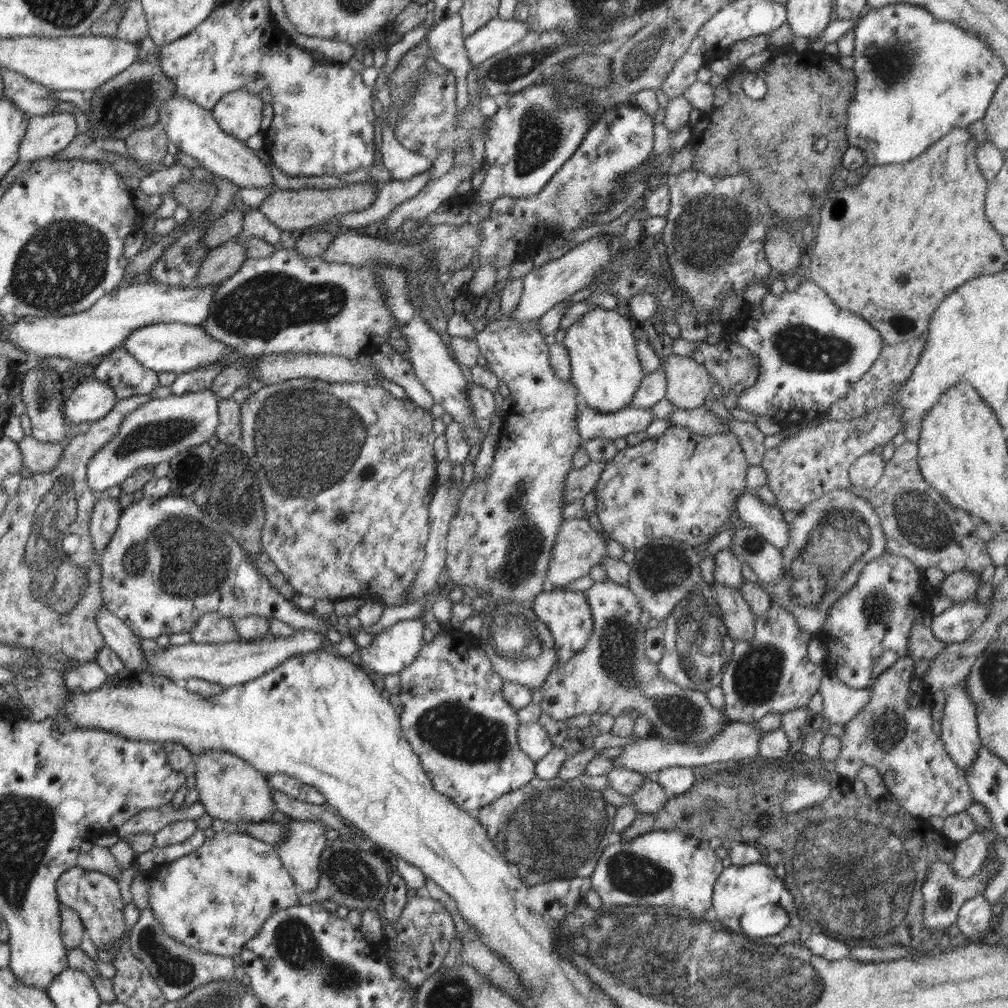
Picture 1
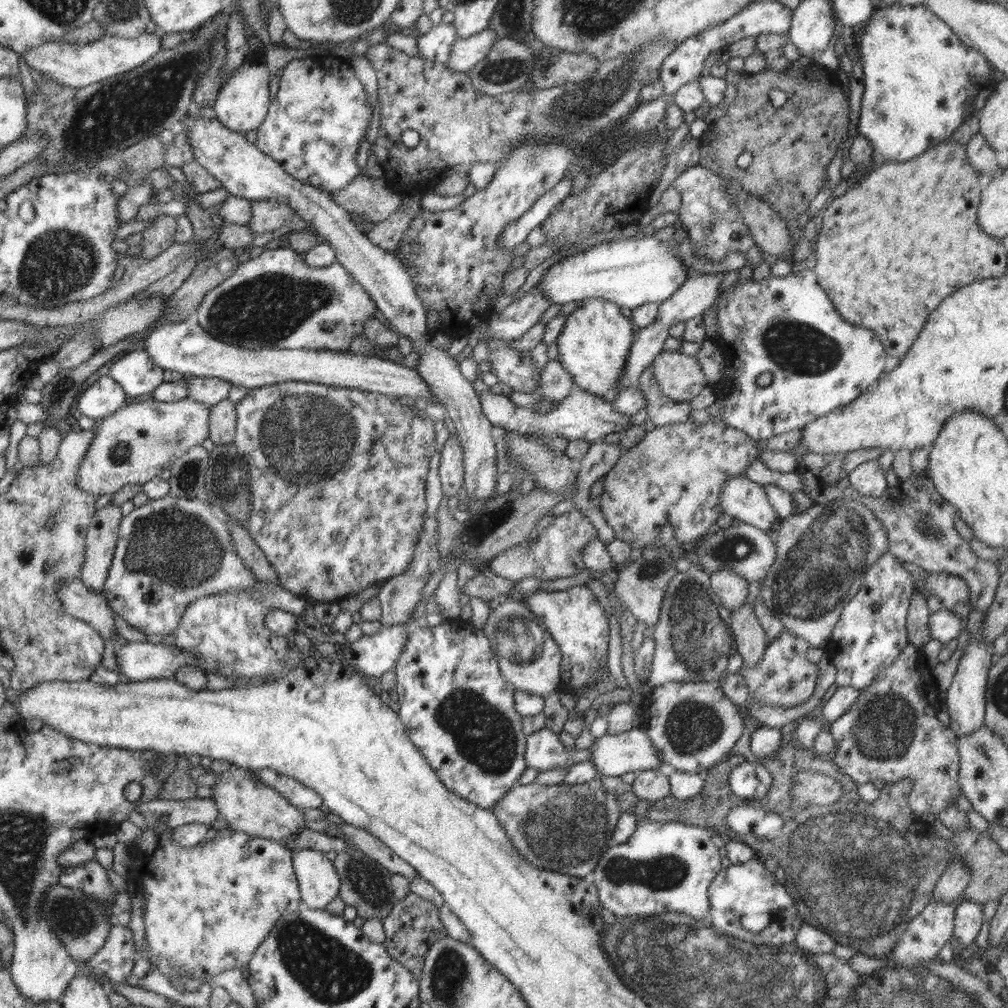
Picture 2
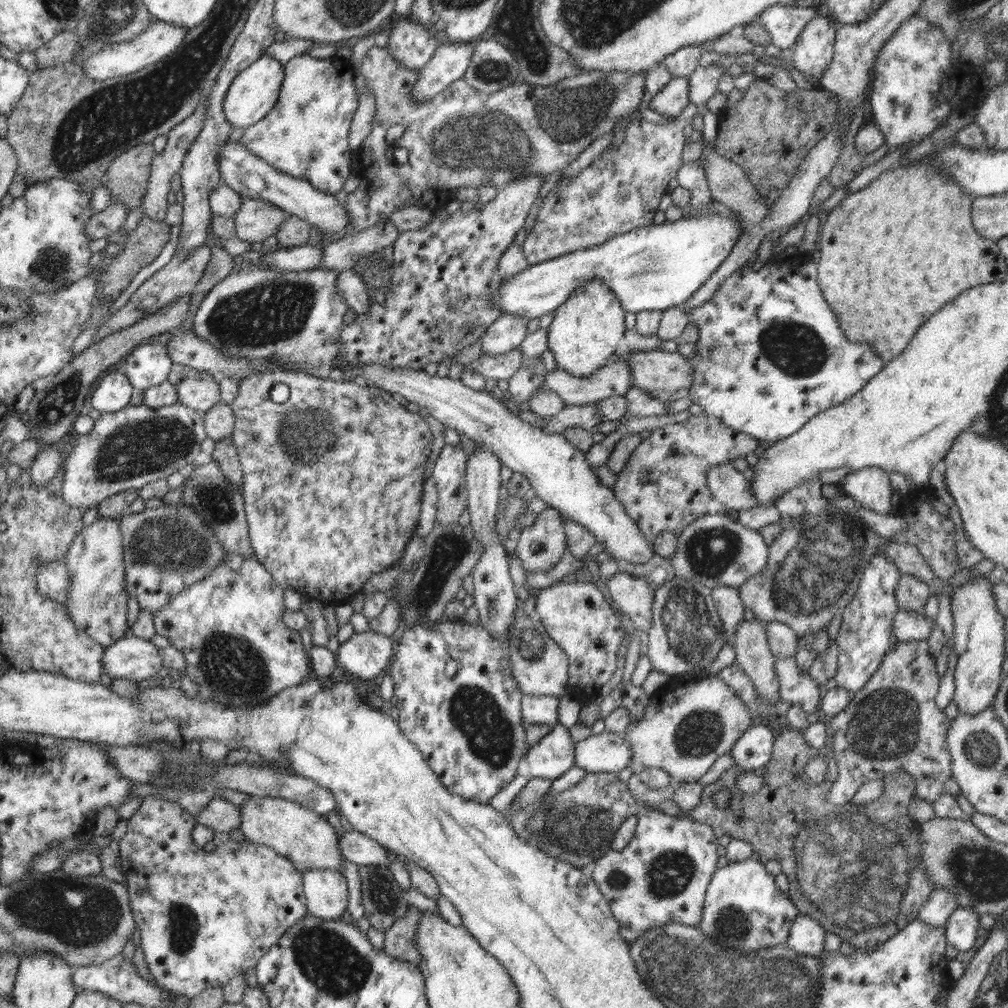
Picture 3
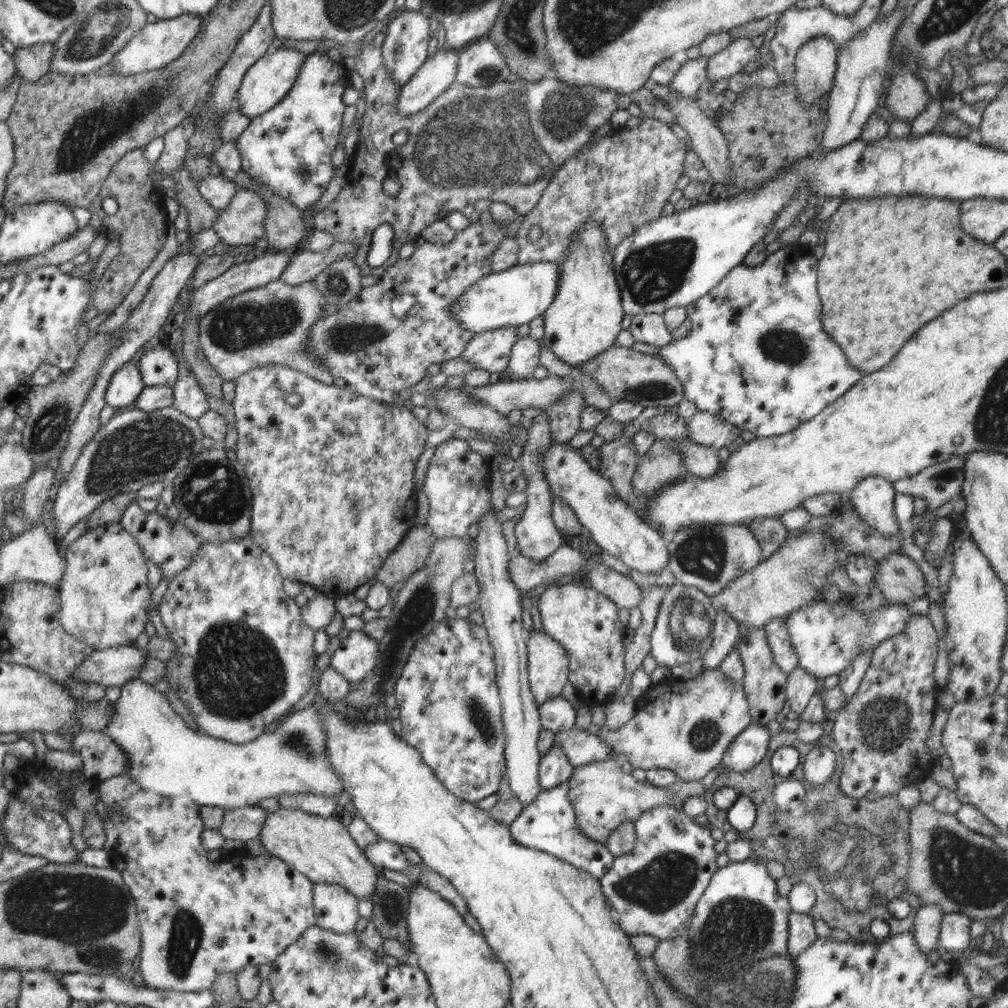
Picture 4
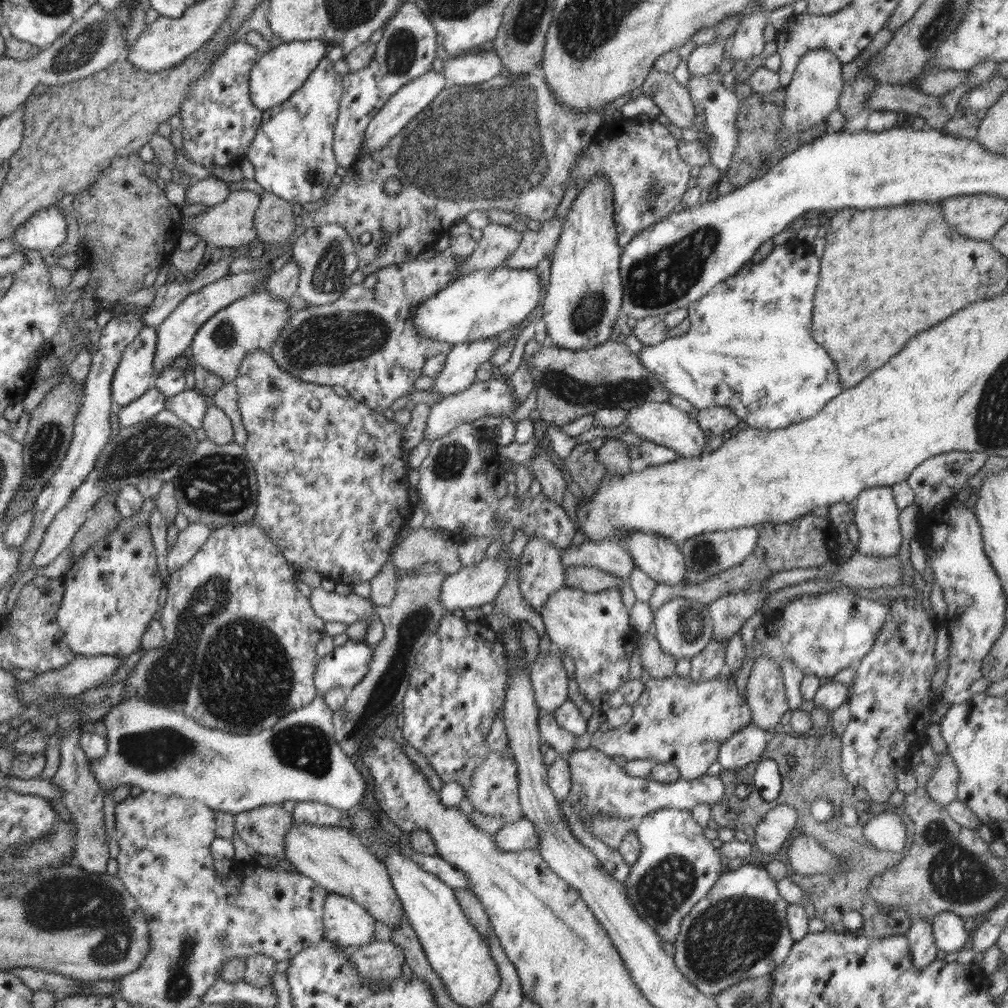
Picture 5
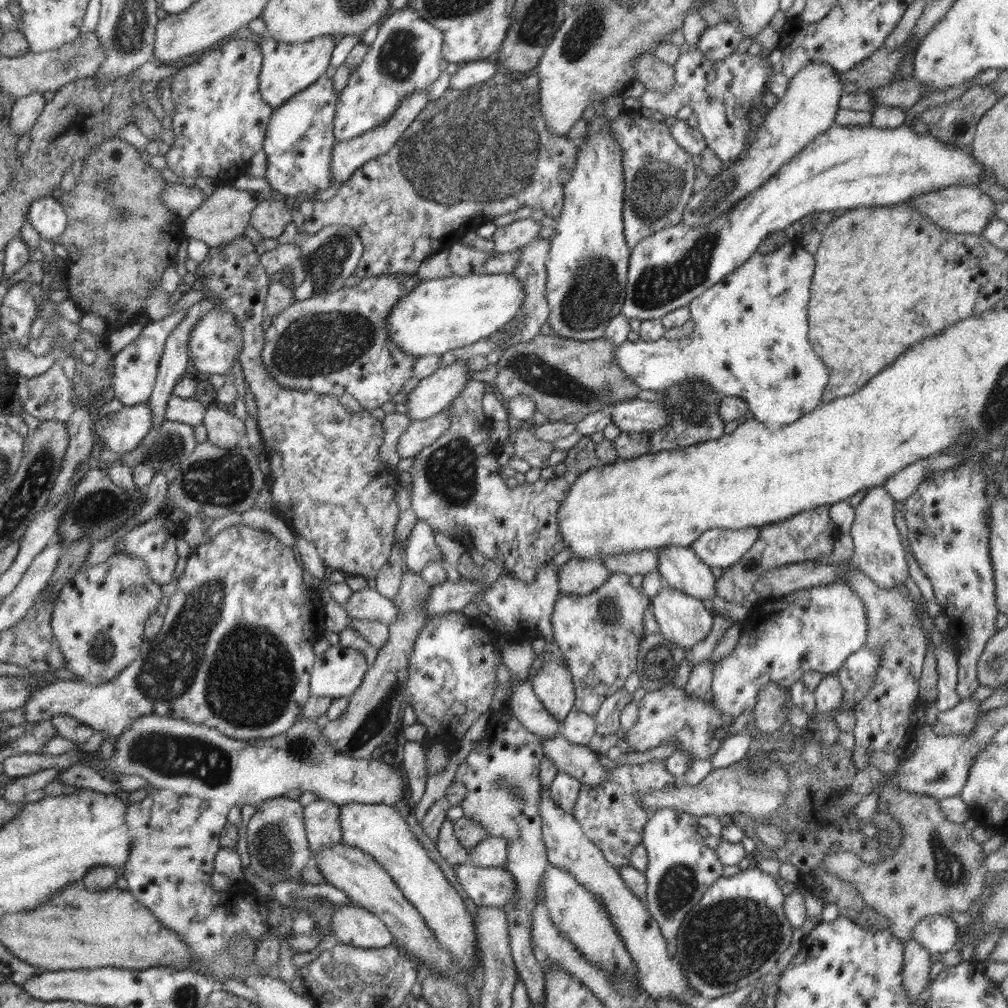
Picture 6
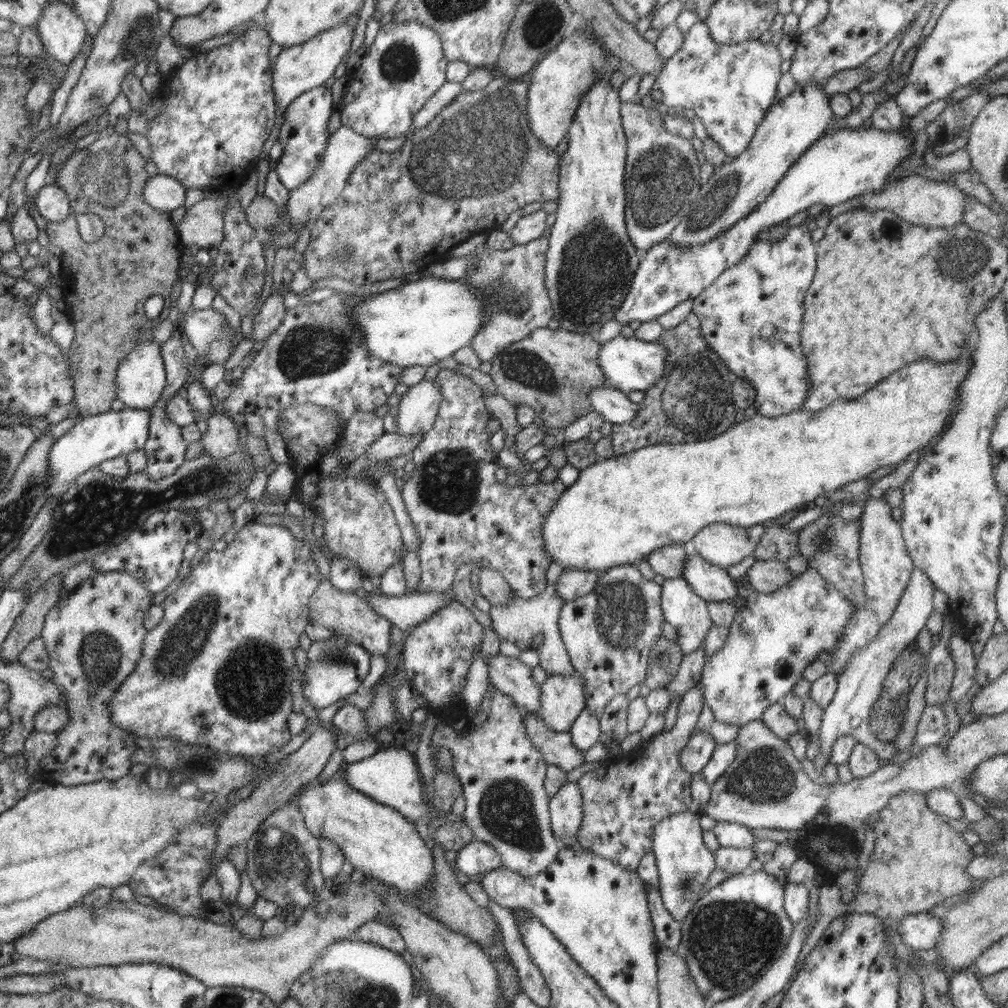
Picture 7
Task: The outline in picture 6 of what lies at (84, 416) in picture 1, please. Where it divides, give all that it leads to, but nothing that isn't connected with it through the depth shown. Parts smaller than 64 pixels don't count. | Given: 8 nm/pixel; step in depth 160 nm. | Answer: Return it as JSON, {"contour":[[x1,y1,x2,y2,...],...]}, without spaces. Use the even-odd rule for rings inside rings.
{"contour":[[188,309,171,313,161,320,150,320,143,325,139,336,122,350,115,354,112,366,112,390,114,396,126,406,148,402,153,391,158,374,159,360,161,359,164,345,173,328,185,317]]}

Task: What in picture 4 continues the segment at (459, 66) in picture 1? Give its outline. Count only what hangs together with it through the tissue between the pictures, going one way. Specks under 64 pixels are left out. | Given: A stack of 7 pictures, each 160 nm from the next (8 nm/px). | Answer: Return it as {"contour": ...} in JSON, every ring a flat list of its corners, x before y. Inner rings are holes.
{"contour":[[402,9,386,21,384,26,387,31,381,45,381,53,385,71,389,72,389,75,392,76,396,83,404,86,428,58,430,18,420,11]]}

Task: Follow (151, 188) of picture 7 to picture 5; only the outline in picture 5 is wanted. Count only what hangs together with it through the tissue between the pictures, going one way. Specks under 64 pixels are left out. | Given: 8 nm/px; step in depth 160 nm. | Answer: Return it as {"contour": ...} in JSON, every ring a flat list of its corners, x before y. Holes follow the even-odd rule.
{"contour":[[216,177,194,180,184,195,185,206,212,207,224,202,229,195,227,184]]}

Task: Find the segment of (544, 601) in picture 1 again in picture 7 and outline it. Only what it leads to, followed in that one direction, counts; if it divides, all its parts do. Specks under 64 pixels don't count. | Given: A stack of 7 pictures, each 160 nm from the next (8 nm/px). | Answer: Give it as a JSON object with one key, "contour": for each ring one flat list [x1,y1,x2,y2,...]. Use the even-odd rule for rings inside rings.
{"contour":[[636,564,620,565,602,572,596,586,590,593,575,598,572,602,562,605,558,619,560,635,566,651,577,674,582,674,586,682,585,706,595,717,599,717,608,702,618,694,627,693,637,685,641,685,646,678,648,654,652,646,662,637,660,628,666,624,661,609,661,585,652,579,645,579]]}

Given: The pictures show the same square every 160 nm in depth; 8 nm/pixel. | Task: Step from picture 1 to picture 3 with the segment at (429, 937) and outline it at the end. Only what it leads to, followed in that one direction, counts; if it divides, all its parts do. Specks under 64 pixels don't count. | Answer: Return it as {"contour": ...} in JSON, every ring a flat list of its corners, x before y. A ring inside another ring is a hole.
{"contour":[[410,907,403,917,385,930,383,951,386,954,419,966,421,956,415,945,415,934,423,913]]}

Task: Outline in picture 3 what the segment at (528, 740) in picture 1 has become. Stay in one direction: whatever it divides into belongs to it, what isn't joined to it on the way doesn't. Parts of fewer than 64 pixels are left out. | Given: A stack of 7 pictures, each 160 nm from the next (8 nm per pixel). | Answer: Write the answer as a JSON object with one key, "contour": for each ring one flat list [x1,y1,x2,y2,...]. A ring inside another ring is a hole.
{"contour":[[558,723,527,750,525,758,530,774,536,778,556,780,575,766,574,747,569,730]]}

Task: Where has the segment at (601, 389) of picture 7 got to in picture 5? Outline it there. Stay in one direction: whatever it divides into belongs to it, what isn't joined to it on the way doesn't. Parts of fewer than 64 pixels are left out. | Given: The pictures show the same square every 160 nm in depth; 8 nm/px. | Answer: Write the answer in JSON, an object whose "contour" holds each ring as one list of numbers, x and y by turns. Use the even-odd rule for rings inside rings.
{"contour":[[644,402,629,410,626,428,638,434,644,440,650,440,660,446,672,448,679,457,694,458,700,456,707,445,708,434,699,428,697,422,686,411,682,411,669,402]]}

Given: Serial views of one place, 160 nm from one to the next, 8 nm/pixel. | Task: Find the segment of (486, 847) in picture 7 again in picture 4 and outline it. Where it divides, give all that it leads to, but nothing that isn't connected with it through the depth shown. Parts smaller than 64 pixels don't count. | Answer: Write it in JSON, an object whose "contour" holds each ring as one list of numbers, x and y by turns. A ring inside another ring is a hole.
{"contour":[[569,780,551,789,540,789,531,805,525,806,516,820,509,824,510,834,518,844,551,854,600,880,611,869,615,856,607,849,606,843,592,840,579,829,573,806,567,797,568,791]]}

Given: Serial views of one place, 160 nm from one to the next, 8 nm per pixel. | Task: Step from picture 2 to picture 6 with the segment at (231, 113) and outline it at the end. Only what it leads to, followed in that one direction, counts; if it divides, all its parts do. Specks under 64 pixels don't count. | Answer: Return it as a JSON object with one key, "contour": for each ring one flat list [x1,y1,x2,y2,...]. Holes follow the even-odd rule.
{"contour":[[240,28,238,36,242,36,248,42,257,43,263,56,262,68,259,74,259,91,273,109,282,106,288,98,308,88,313,82,326,73,330,64,330,57,338,38,332,35,326,37,314,37,303,43,287,43,275,41,268,36,257,35,248,28]]}

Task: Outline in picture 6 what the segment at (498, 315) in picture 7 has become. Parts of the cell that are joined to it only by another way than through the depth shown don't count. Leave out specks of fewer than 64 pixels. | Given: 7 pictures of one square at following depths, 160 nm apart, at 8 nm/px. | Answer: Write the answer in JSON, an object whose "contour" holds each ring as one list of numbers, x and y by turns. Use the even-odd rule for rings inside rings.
{"contour":[[539,237,534,239,532,242,525,244,520,248,521,259,519,260,518,266,515,266,514,271,512,271,512,276,520,282,520,286,524,288,525,299,522,301,521,309,519,314,505,326,492,334,492,337,497,344,495,350,502,351,505,346,506,339,513,339,515,337,515,332,511,330,512,325,519,326,519,342,530,342,534,337,538,336,540,333,540,328,544,322,547,321,549,317,549,308,546,300,546,280,547,280,547,261,549,256,549,250,551,247,551,242,548,239,540,239]]}

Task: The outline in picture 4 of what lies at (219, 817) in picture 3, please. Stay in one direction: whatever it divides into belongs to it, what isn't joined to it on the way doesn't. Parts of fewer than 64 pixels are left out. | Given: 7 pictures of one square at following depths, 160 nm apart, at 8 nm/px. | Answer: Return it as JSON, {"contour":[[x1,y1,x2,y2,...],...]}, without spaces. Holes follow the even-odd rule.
{"contour":[[245,806,225,809,221,825,217,828,225,838,244,841,254,840,260,836,268,812,258,806]]}

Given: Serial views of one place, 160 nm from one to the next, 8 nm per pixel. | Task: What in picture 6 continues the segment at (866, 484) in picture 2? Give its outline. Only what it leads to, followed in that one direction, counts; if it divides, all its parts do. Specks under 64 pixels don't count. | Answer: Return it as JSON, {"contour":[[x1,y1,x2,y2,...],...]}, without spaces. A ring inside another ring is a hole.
{"contour":[[884,487,867,489,866,495,855,508,849,532,854,543,855,562,881,589,904,585,904,581,910,576,900,532,894,523,894,503,895,500]]}

